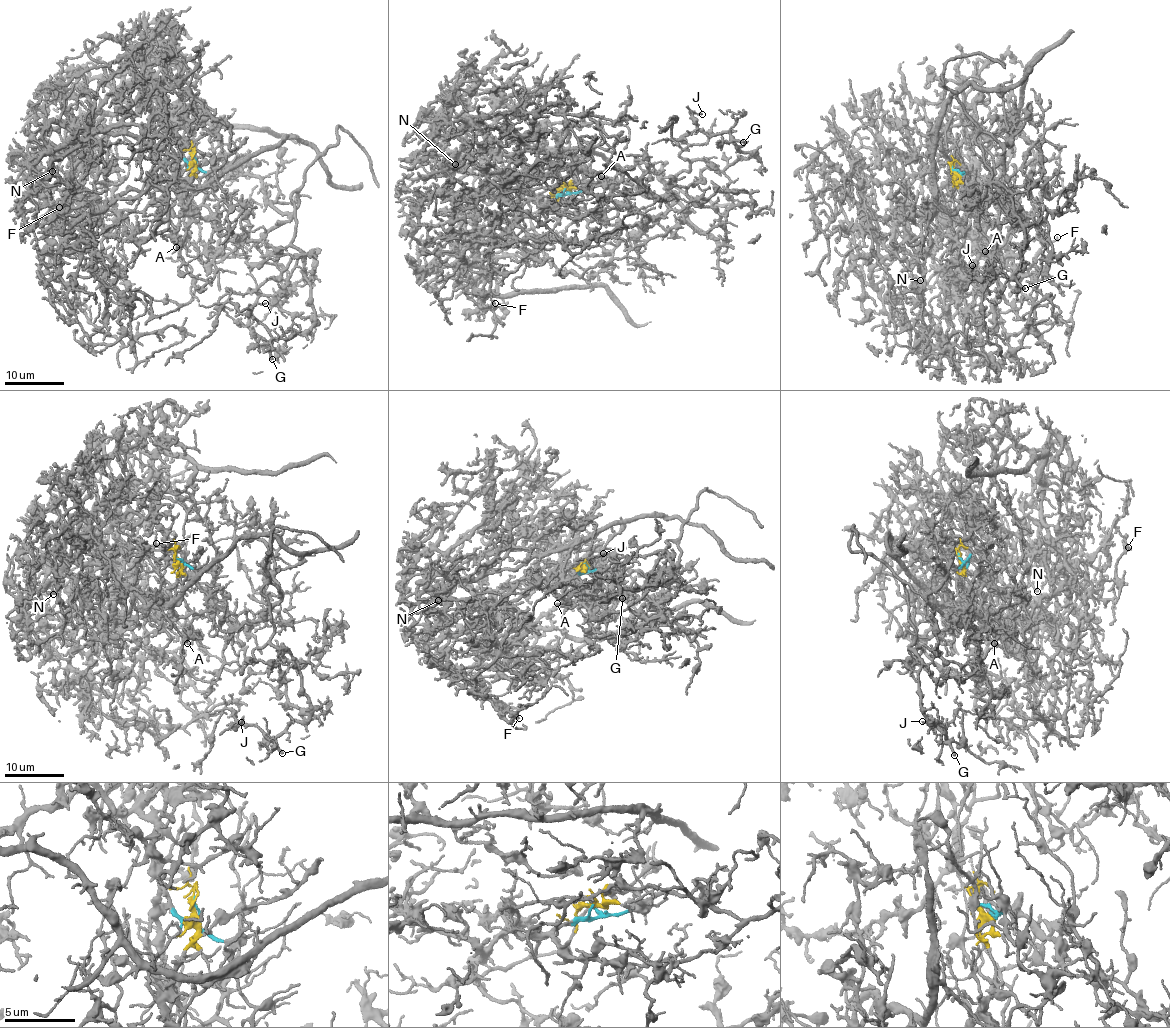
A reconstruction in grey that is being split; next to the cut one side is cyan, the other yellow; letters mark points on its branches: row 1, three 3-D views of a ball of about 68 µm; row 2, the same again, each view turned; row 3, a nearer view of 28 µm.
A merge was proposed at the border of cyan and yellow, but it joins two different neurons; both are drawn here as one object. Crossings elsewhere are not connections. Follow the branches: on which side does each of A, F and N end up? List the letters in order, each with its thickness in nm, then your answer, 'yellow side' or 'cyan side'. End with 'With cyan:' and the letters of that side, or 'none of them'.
A: 140 nm thick; yellow side
F: 170 nm thick; cyan side
N: 180 nm thick; cyan side
With cyan: F, N

